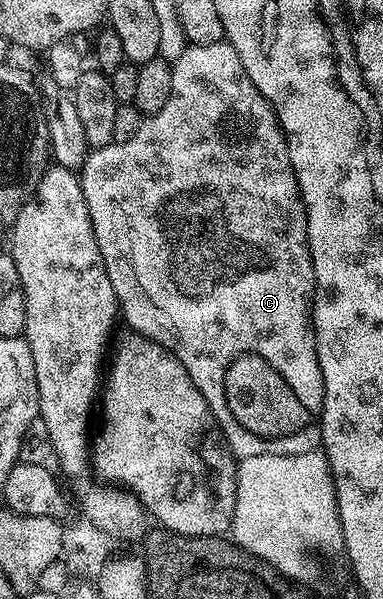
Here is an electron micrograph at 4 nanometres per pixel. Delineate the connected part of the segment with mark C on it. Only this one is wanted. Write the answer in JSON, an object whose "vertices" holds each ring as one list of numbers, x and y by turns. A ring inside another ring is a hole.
{"vertices":[[227,40,218,43,206,43,205,45,189,44,188,48,182,51,180,58,172,65,172,78,174,79,174,87,170,91,170,99,166,99,166,107,162,107,162,111,145,116,141,120,138,131,134,131,134,135,130,135,130,139,117,141,101,149,91,150,83,170,79,174,80,186,84,192,86,207,90,211,90,219,94,227,94,235,98,239,98,247,104,260,106,275,110,275,110,283,114,287,114,295,119,312,122,314,123,324,125,321,131,332,141,333,142,336,150,338,164,349,169,349,178,359,178,363,182,363,182,367,186,367,190,379,194,379,194,387,198,387,198,391,202,391,214,419,220,425,220,432,224,434,229,449,237,458,243,459,250,455,302,455,302,451,310,451,321,444,320,412,324,410,324,384,318,363,316,332,312,330,312,299,316,291,316,276,314,275,314,263,308,246,308,216,304,210,304,200,300,198,300,188,298,187,298,179,294,175,294,167,290,163,284,130,280,128,276,112,272,110,272,105,264,98,262,91,258,91,258,87,254,87,254,83,250,83,250,75,246,75,246,67,242,67,242,59,238,59,238,51,234,51,234,47,228,44]]}

